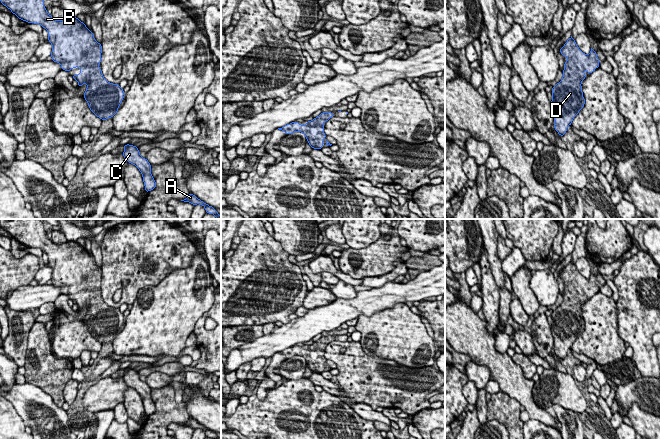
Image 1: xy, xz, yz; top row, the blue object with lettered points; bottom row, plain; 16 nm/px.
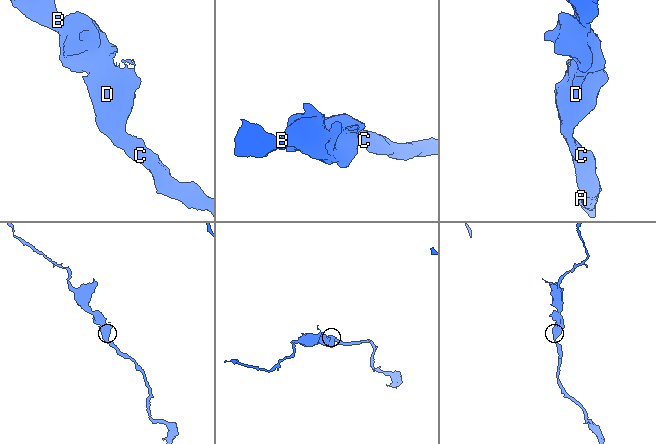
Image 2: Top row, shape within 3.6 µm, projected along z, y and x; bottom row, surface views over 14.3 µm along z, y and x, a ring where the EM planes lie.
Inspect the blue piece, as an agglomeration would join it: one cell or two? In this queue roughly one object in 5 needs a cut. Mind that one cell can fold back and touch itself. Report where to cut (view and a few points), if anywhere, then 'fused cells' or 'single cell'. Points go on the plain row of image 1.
cut none; single cell

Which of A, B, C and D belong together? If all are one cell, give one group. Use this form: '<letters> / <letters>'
A B C D

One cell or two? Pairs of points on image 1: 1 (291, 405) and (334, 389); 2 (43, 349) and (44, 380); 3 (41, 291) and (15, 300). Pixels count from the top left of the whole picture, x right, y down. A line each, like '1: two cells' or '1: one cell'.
1: two cells
2: one cell
3: one cell

